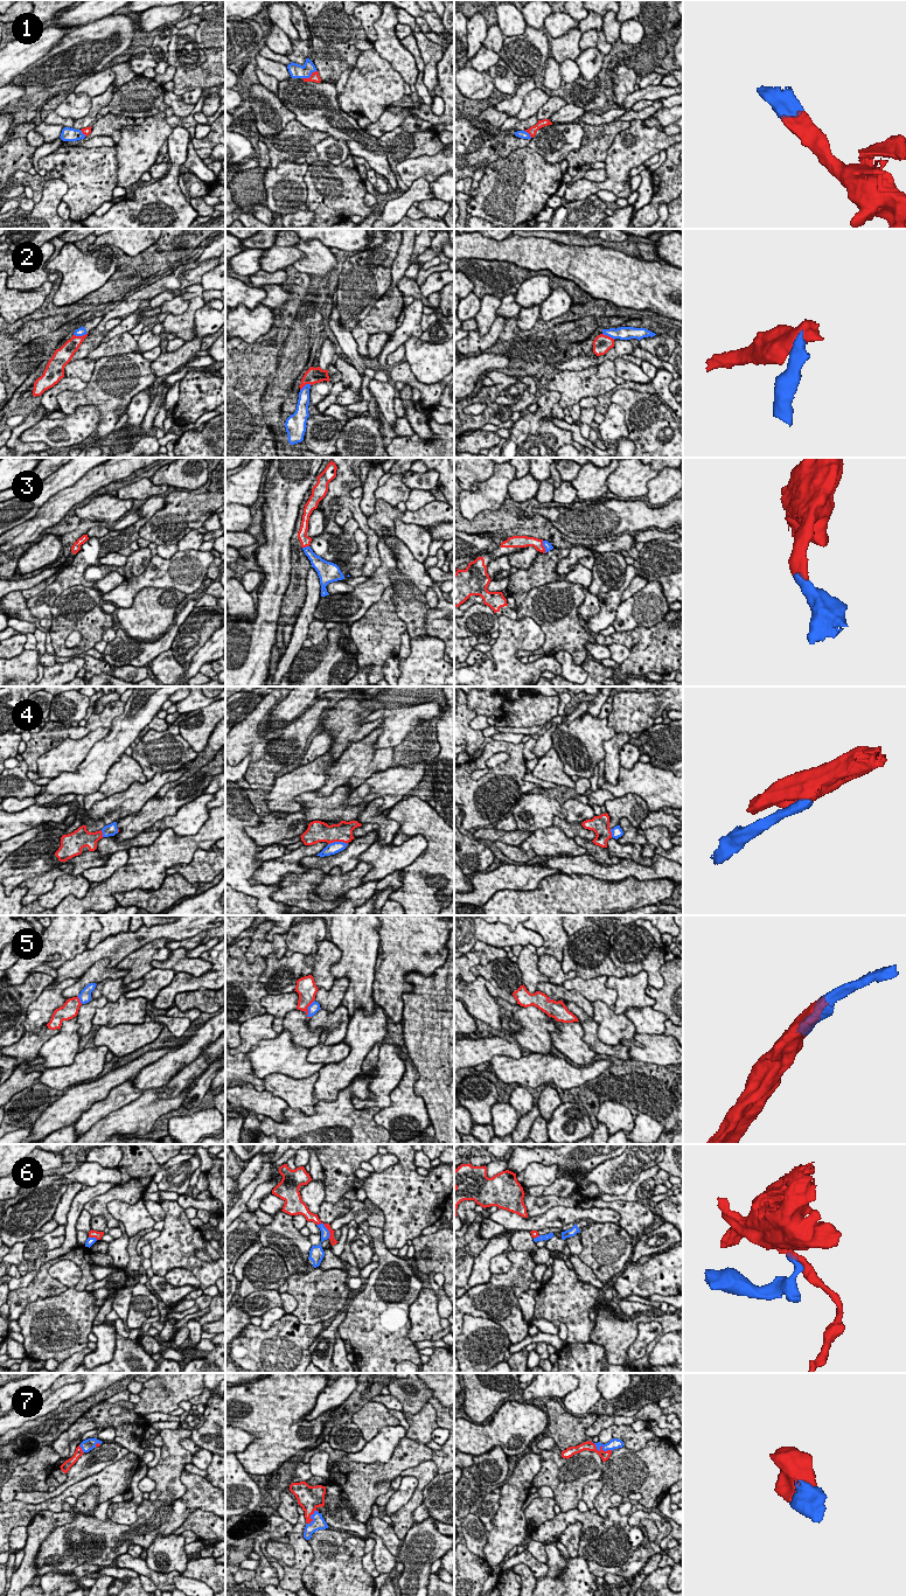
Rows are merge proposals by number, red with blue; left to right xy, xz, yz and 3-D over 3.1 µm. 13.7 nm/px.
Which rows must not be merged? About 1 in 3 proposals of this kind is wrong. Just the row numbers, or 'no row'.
2, 6

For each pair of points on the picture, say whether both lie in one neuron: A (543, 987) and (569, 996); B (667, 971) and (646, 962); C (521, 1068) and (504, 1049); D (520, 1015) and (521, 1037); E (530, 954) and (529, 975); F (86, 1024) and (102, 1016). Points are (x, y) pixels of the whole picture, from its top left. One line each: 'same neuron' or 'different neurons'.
A: same neuron
B: different neurons
C: different neurons
D: same neuron
E: same neuron
F: different neurons

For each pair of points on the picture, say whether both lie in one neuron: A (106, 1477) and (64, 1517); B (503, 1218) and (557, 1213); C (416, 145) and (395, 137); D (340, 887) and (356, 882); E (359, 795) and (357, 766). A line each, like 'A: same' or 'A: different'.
A: different
B: same
C: same
D: same
E: different

